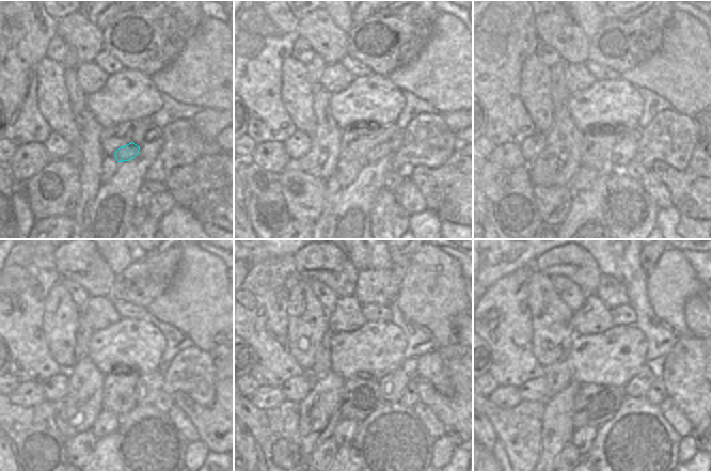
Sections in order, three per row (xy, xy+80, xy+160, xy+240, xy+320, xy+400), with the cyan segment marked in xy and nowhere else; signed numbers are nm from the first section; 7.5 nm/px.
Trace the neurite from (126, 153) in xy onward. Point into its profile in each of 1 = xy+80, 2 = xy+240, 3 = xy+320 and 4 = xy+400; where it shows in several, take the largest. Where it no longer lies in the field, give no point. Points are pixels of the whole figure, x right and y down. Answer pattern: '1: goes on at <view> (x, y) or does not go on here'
1: goes on at xy+80 (379, 152)
2: goes on at xy+240 (148, 387)
3: goes on at xy+320 (391, 386)
4: goes on at xy+400 (638, 386)

